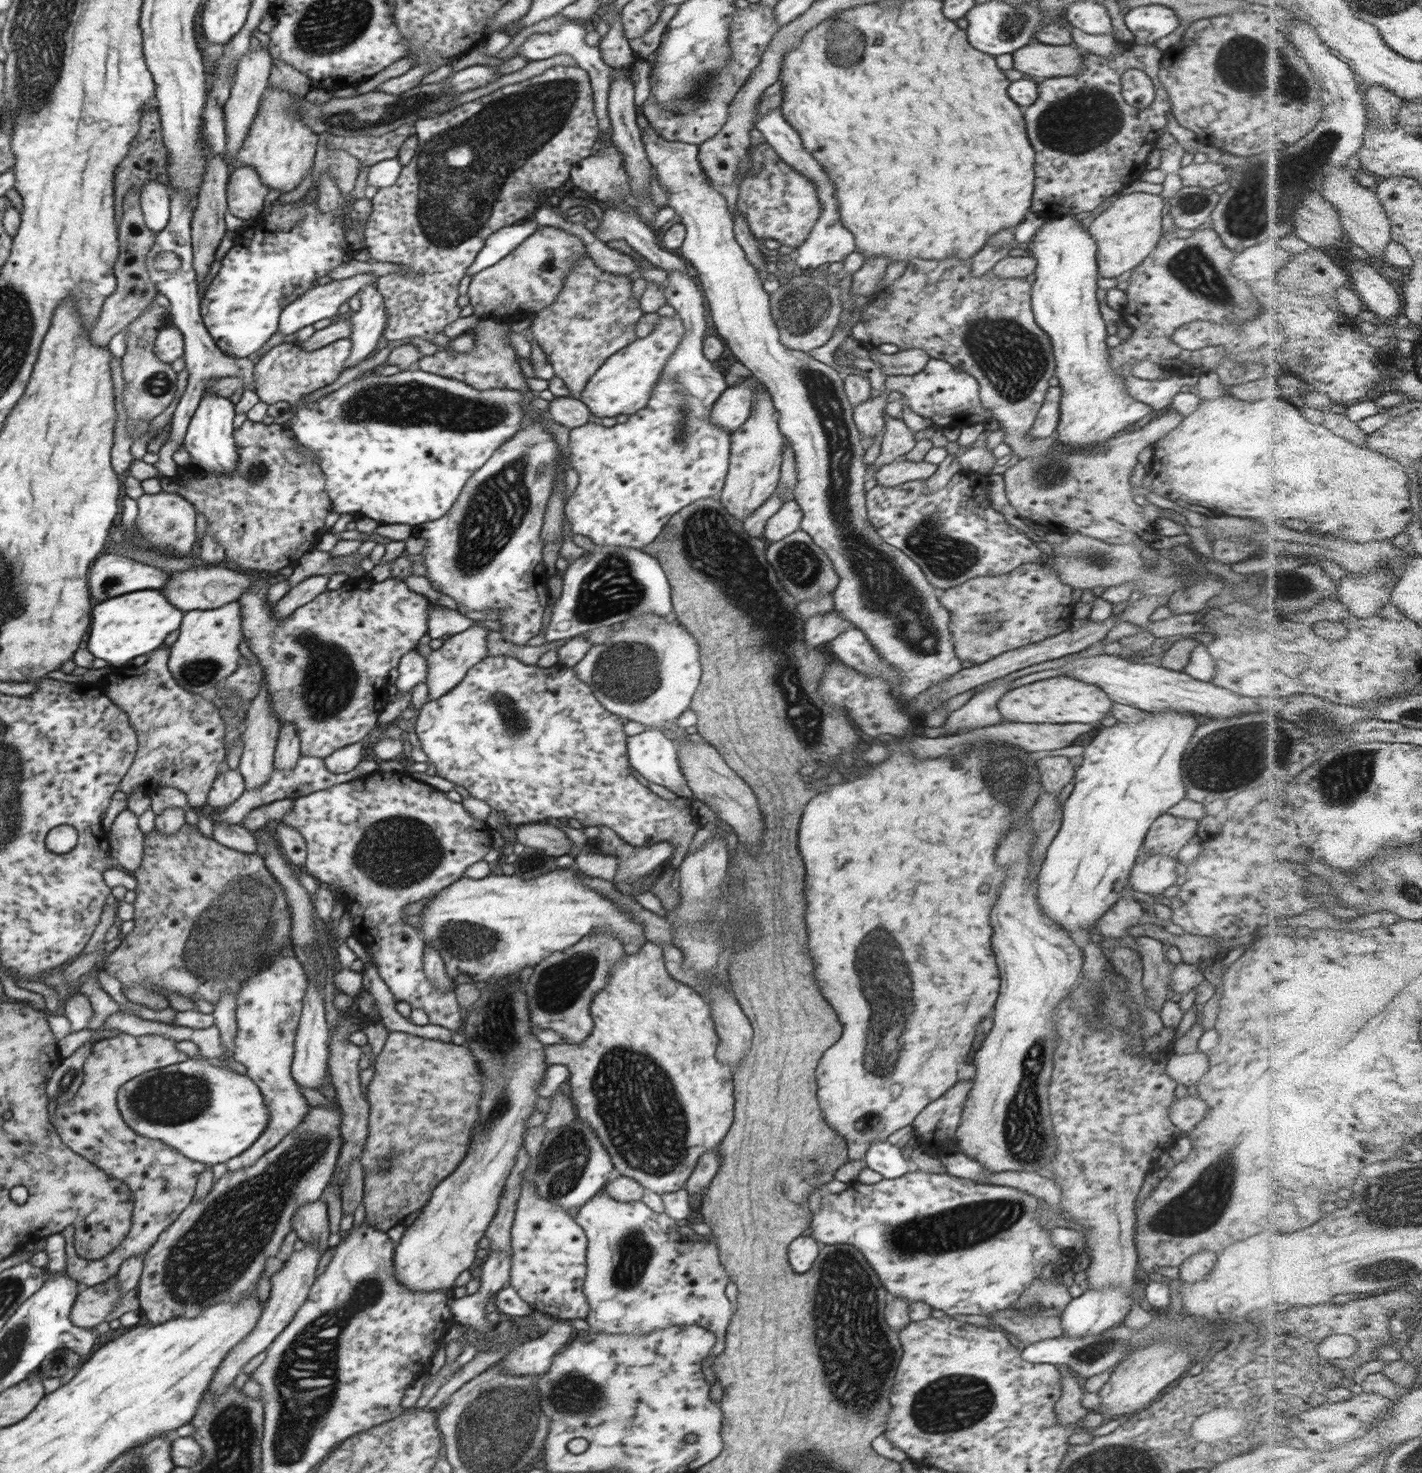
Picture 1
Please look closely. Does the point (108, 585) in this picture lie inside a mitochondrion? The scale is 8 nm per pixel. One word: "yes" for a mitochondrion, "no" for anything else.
yes

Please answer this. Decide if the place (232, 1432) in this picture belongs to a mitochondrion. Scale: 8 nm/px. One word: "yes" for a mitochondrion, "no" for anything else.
yes

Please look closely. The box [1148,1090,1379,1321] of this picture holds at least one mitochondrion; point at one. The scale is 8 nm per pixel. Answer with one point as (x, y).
(1198, 1208)

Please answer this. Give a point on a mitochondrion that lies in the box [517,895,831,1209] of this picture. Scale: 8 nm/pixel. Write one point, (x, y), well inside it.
(635, 1100)

